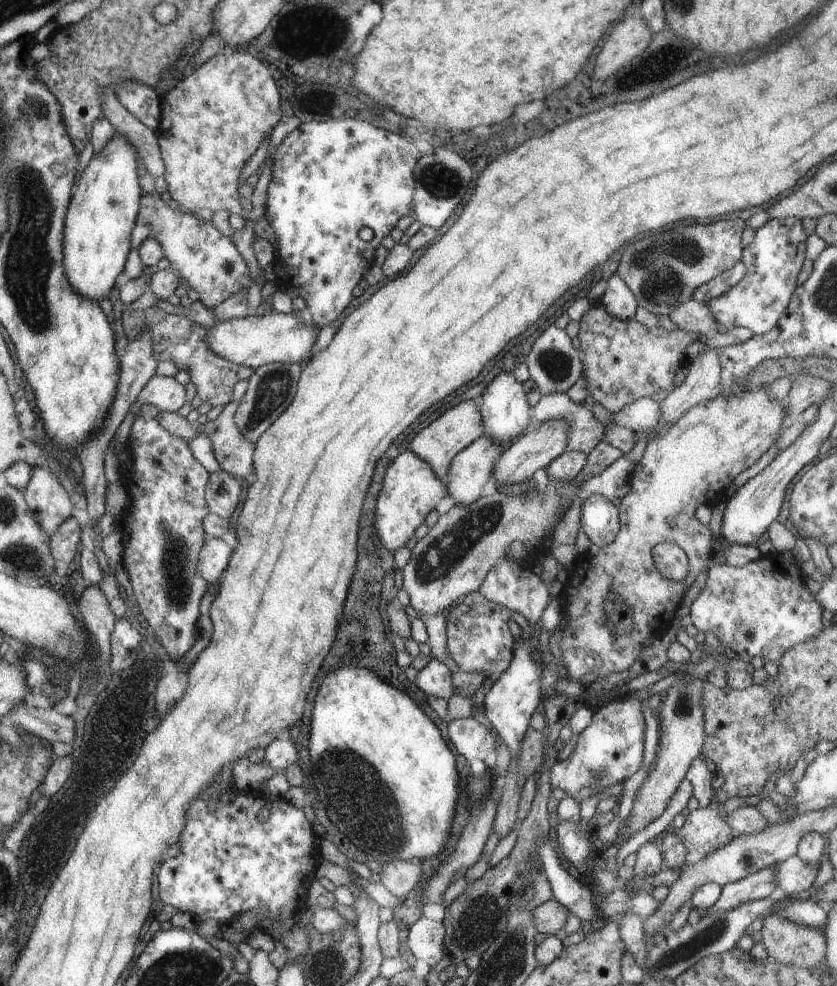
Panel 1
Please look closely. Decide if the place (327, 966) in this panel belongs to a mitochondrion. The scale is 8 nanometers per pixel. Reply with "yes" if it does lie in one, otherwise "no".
yes

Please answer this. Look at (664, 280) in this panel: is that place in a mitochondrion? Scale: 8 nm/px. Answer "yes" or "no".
yes

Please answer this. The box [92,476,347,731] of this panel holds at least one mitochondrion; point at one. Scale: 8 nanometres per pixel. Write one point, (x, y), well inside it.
(175, 562)

